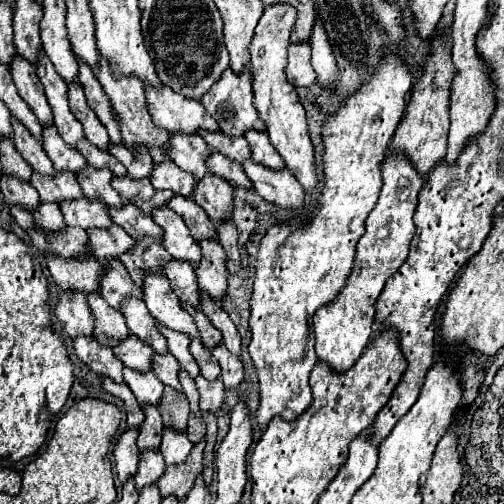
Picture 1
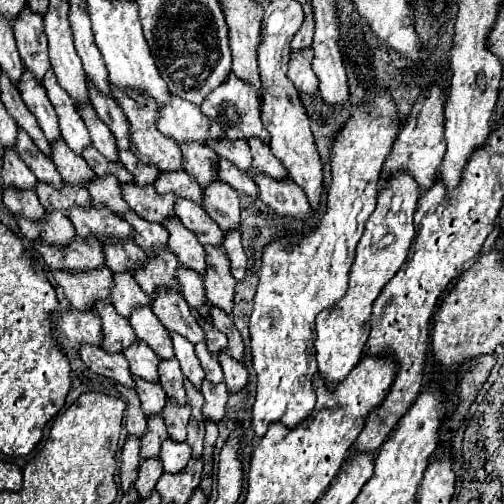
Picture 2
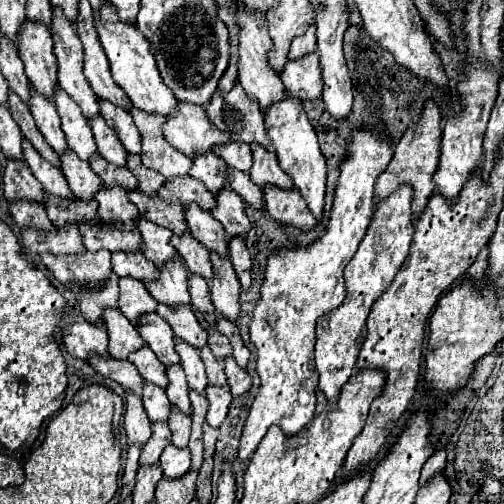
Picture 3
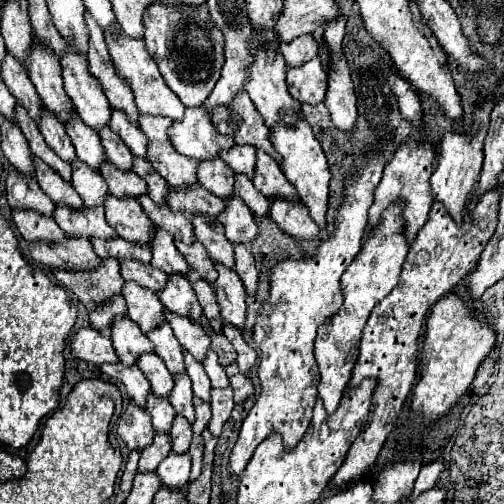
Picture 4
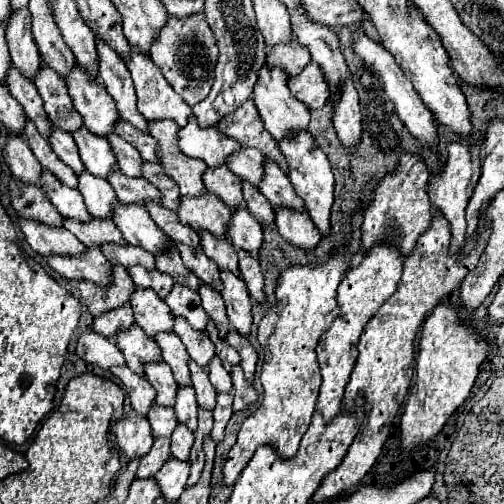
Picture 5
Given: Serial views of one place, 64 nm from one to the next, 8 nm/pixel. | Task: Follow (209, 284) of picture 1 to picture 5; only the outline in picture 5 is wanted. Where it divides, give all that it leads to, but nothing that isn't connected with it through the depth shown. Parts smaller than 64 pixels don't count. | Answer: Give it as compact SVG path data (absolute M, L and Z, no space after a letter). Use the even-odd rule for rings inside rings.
M222 272L222 282L224 282L224 290L220 292L224 302L226 302L226 310L228 310L228 318L230 318L230 326L242 334L242 336L250 336L250 328L252 328L252 298L248 296L248 288L244 284L244 280L232 272Z

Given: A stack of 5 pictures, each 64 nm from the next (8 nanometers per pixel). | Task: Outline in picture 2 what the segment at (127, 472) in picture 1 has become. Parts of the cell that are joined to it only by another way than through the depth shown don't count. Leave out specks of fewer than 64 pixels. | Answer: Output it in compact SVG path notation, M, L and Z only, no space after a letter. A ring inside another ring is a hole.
M130 436L122 446L122 466L120 466L120 480L130 480L130 488L138 478L140 468L140 440Z

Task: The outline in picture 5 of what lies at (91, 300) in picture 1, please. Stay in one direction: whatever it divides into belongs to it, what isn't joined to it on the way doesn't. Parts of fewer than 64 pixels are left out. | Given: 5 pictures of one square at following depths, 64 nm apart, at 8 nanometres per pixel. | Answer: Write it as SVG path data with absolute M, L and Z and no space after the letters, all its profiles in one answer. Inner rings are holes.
M134 324L130 330L118 334L118 346L128 360L128 368L140 376L144 376L144 368L150 362L160 362L160 348L158 344L144 334L144 330Z

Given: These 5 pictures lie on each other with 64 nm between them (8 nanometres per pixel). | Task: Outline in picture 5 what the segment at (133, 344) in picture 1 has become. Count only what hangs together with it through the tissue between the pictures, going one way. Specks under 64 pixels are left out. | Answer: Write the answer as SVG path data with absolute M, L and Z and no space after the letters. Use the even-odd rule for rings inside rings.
M152 362L146 368L146 378L154 386L154 390L158 392L156 404L164 406L164 408L174 408L178 384L176 384L176 380L174 380L172 370L168 368L168 364L164 364L164 362Z

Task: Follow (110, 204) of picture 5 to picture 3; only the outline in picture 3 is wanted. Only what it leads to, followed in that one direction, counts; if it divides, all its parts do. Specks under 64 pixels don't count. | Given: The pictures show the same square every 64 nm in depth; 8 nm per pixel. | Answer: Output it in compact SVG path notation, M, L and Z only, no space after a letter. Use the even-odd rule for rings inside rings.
M68 150L62 158L62 174L66 176L72 192L80 198L80 200L94 200L96 192L102 190L102 180L100 176L96 176L96 172L90 168L88 162L80 160L72 150Z

